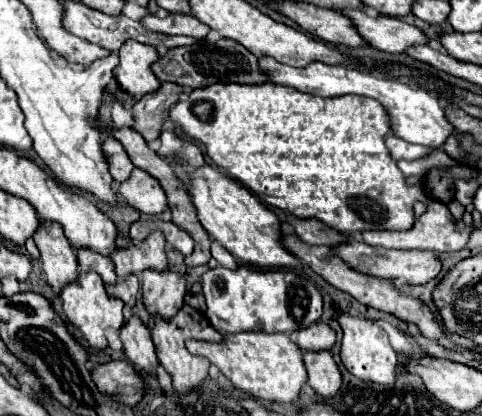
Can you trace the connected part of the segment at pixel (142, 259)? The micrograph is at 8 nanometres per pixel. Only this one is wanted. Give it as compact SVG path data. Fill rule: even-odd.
M154 231L144 243L118 249L116 255L112 255L118 279L126 279L128 275L140 275L146 269L162 273L166 269L164 243L164 235L160 231Z

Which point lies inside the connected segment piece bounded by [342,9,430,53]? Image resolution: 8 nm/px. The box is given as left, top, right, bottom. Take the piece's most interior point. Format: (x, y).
(389, 34)

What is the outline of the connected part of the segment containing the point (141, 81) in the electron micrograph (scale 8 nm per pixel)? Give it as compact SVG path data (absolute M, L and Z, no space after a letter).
M124 43L120 47L120 63L116 65L114 77L120 87L132 95L142 97L154 93L160 87L160 81L150 71L150 65L158 59L158 51L144 43Z

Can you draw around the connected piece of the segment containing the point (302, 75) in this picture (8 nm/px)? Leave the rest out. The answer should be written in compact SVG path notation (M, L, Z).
M266 55L258 59L260 59L260 73L266 77L266 81L272 81L276 85L288 85L302 93L320 95L320 97L336 97L336 95L350 93L350 95L364 95L364 97L372 97L380 101L388 113L392 133L402 137L408 143L418 143L426 147L442 147L454 129L444 117L444 105L440 97L436 97L434 93L422 87L414 87L414 85L400 83L394 79L384 79L376 73L360 73L348 67L328 67L320 61L298 69L298 67L290 67L284 63L276 63L276 59L266 57Z

